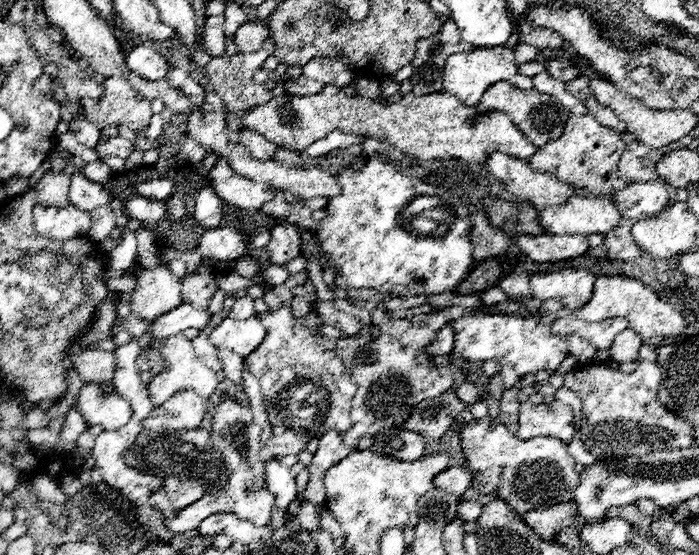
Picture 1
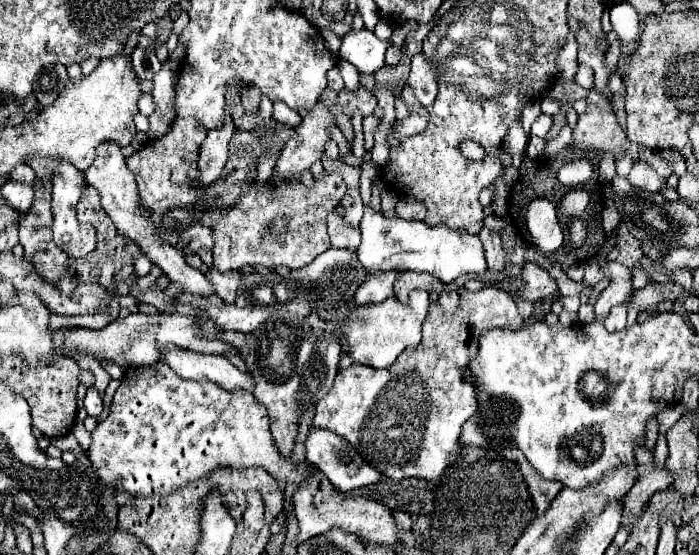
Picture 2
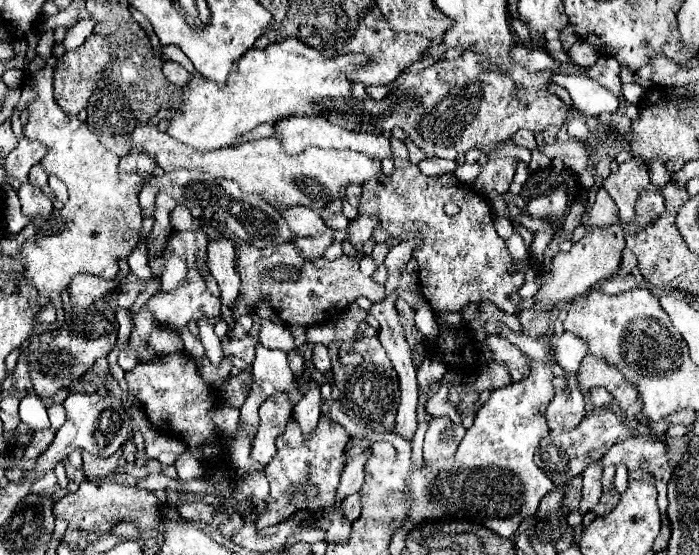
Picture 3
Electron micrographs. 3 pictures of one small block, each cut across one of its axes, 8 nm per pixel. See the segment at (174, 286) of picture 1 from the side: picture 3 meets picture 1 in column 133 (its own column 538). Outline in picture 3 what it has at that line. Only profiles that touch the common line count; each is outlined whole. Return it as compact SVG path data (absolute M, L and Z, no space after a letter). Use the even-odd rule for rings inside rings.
M616 222L614 226L592 228L578 244L572 246L570 252L560 252L554 256L550 272L542 274L542 288L536 294L534 310L548 310L548 308L556 306L558 302L568 302L576 296L582 296L598 282L608 280L612 274L616 274L616 270L620 266L622 250L624 250L622 222Z

